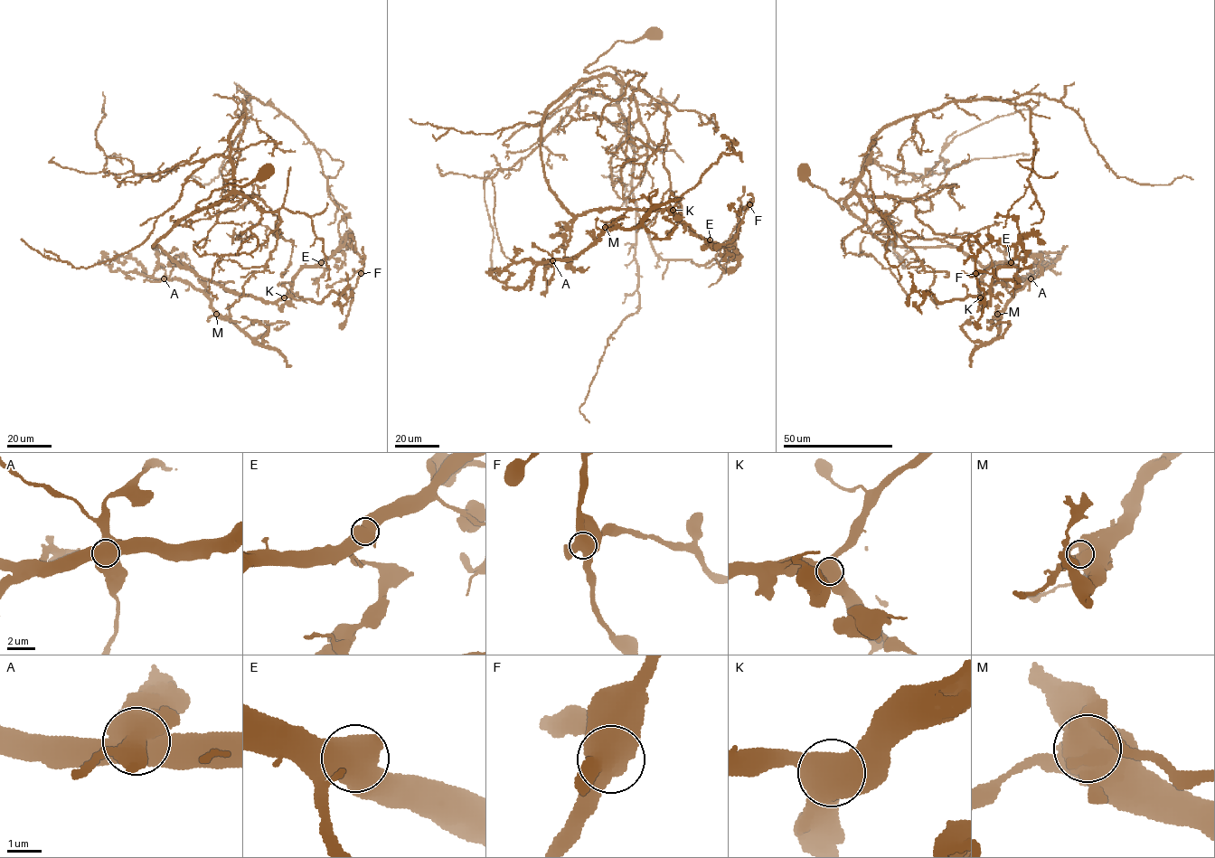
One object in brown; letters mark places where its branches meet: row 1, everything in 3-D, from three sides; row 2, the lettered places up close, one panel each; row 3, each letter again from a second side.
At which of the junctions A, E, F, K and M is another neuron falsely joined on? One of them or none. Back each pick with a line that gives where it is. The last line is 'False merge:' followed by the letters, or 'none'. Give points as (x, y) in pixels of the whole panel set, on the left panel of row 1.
A: (164, 278)
False merge: A

